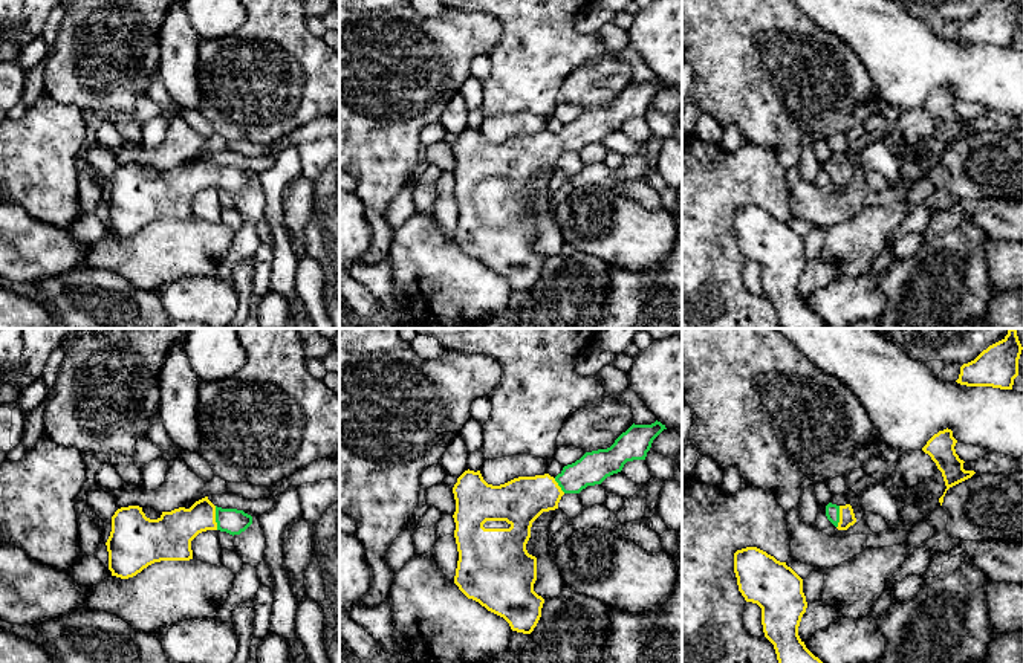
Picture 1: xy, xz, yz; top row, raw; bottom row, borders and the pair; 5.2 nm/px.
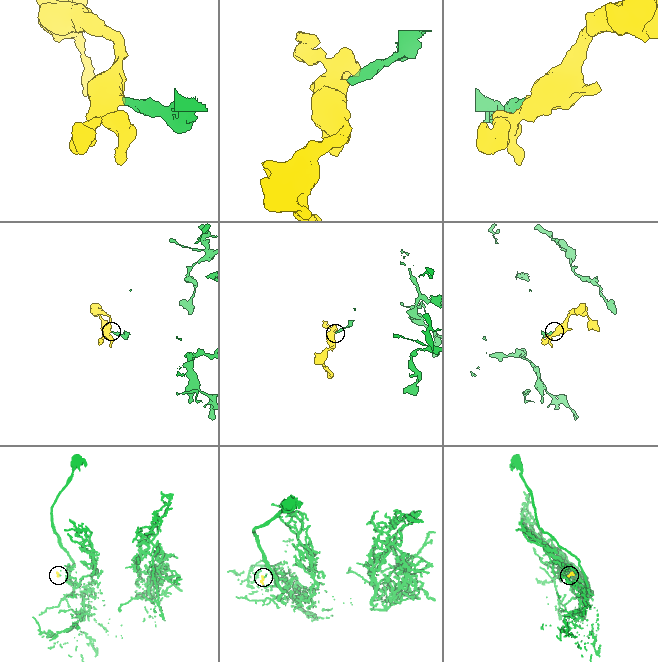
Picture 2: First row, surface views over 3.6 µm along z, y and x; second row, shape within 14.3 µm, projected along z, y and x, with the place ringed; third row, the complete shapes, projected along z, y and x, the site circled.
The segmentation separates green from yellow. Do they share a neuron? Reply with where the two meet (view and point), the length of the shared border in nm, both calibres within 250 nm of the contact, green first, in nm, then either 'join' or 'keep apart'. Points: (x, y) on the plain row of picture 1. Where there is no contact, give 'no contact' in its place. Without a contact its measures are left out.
meets green in xy at (216, 176); contact 130 nm long; 140 nm thick on the green side, 220 nm on the other; join

